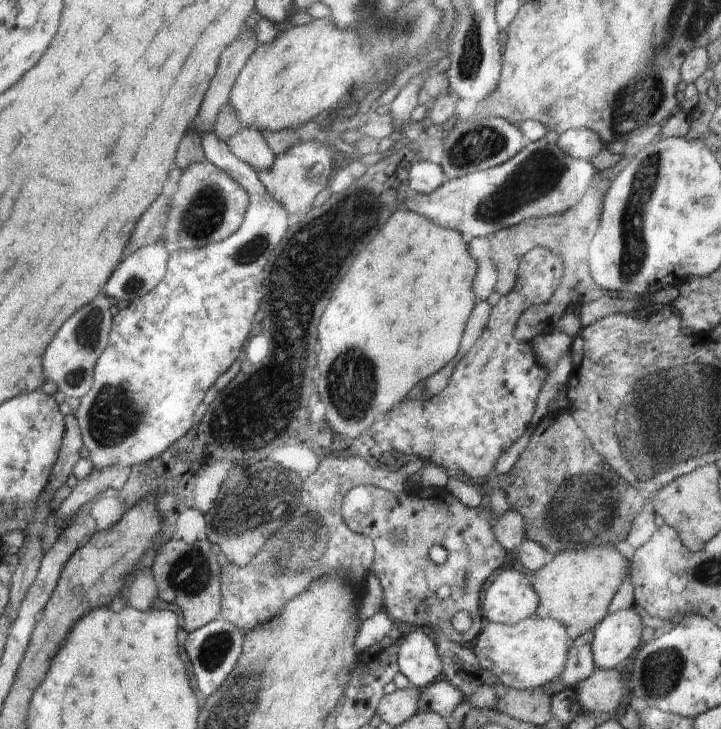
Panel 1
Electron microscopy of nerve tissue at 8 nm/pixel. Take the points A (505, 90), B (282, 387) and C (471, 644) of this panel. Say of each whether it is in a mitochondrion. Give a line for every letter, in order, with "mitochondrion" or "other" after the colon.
A: other
B: mitochondrion
C: other

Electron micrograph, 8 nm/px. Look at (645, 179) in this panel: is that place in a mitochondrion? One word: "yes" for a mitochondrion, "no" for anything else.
yes

